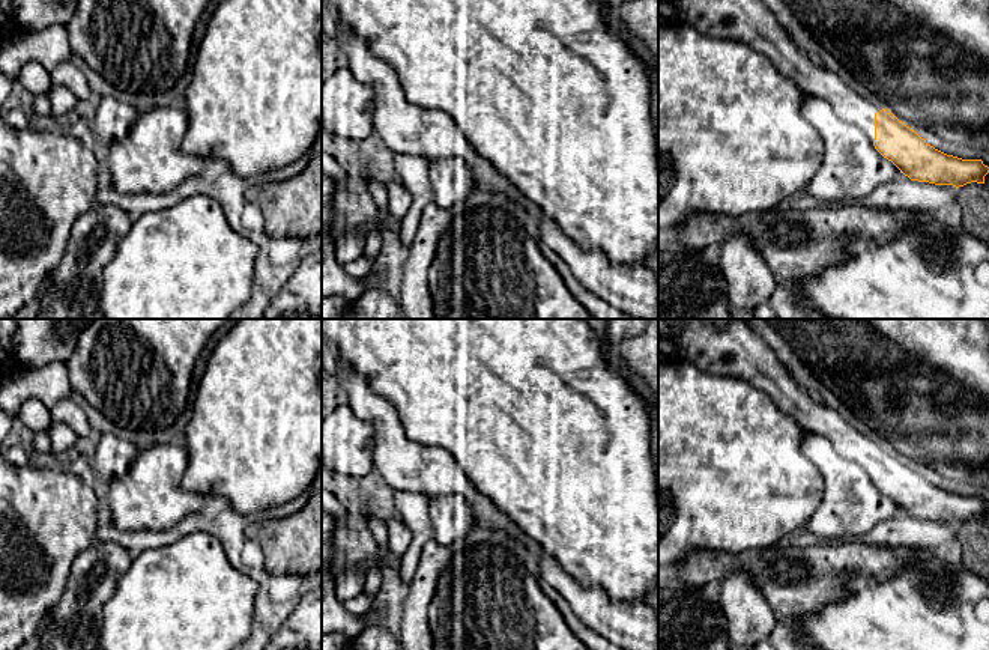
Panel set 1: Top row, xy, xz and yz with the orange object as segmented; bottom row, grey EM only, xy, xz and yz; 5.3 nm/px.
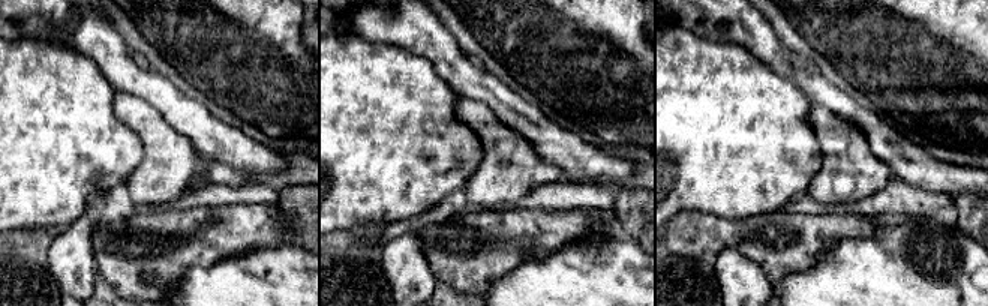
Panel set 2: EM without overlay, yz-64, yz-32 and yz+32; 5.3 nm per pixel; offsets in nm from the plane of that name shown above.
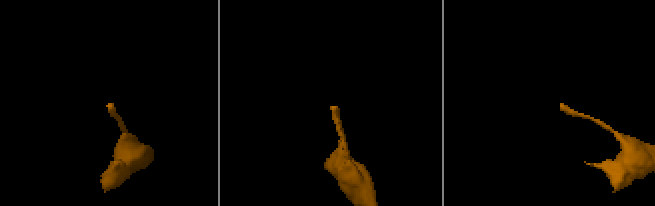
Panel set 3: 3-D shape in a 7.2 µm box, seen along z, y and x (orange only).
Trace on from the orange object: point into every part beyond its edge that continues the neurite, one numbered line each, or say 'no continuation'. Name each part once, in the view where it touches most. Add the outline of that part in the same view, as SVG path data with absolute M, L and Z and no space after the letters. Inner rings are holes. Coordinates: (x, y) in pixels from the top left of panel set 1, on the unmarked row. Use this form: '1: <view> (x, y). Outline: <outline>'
1: yz (737, 351). Outline: M682 319L679 334L669 340L679 358L702 372L733 376L765 391L809 433L825 436L849 463L875 477L875 450L884 444L867 438L839 412L801 390L776 352L746 320L717 328L700 319Z

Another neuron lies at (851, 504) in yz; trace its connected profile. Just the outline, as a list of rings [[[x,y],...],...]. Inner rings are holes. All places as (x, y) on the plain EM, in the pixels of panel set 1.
[[[807,433],[803,453],[825,481],[821,504],[804,528],[819,539],[858,537],[900,510],[864,469],[849,463],[825,436]]]

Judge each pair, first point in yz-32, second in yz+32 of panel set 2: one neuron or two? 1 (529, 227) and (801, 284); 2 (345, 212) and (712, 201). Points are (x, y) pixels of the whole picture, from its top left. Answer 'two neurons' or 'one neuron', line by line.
1: two neurons
2: one neuron

